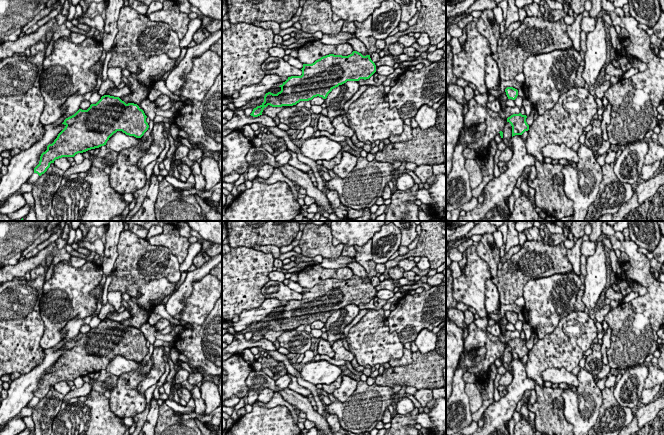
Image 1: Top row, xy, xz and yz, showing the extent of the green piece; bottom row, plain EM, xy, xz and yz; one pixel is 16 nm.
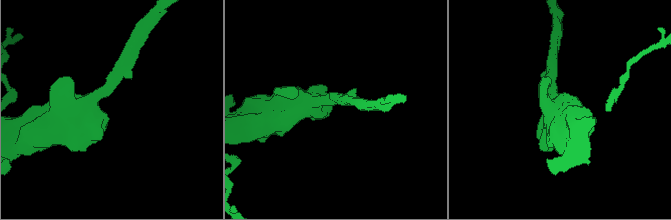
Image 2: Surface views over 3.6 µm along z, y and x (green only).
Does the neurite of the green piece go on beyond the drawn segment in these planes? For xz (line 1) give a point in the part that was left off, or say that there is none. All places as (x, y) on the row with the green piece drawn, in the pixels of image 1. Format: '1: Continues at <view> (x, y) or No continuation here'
1: No continuation here

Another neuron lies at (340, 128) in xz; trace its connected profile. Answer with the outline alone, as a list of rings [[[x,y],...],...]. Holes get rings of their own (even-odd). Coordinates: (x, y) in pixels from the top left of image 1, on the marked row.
[[[341,115],[334,118],[331,122],[334,127],[335,136],[345,136],[351,138],[354,135],[355,131],[344,123]]]

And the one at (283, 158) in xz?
[[[288,150],[281,152],[276,156],[276,162],[282,166],[288,164],[289,160],[291,158],[291,154]]]

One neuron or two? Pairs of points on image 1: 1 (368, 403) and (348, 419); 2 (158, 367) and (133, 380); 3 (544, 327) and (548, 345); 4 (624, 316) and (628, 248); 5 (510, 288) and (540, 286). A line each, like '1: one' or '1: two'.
1: one
2: two
3: two
4: one
5: two

